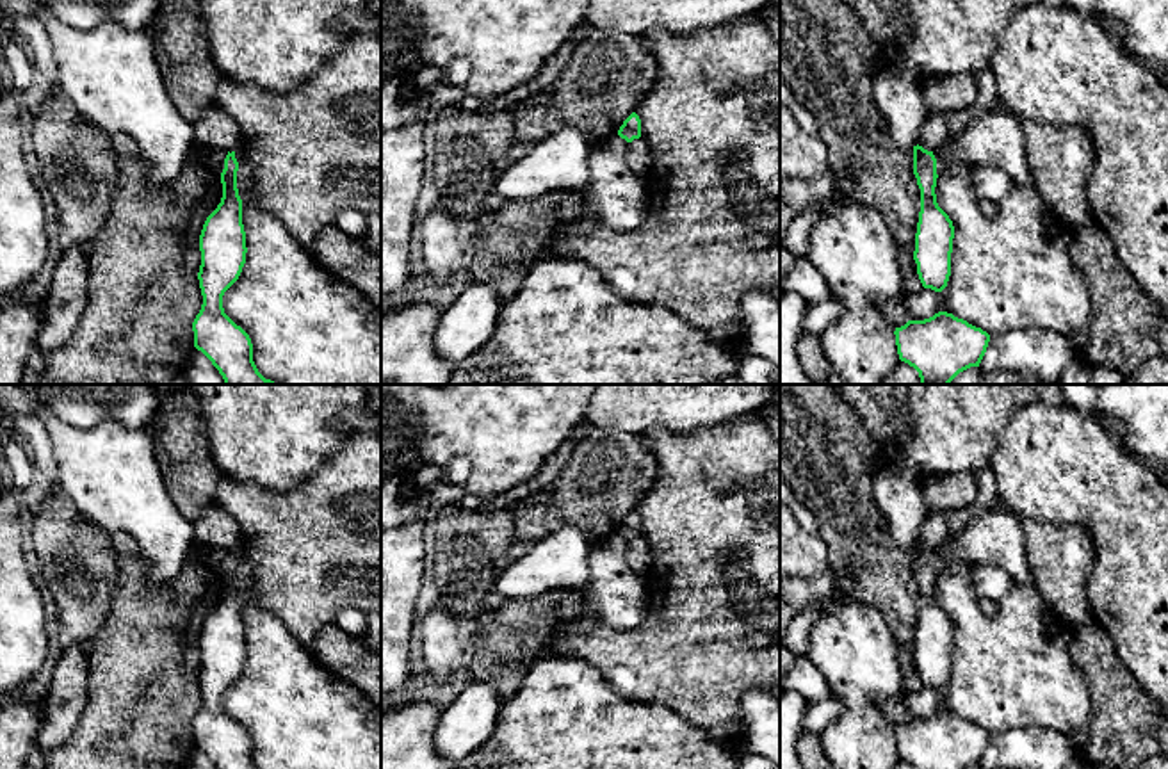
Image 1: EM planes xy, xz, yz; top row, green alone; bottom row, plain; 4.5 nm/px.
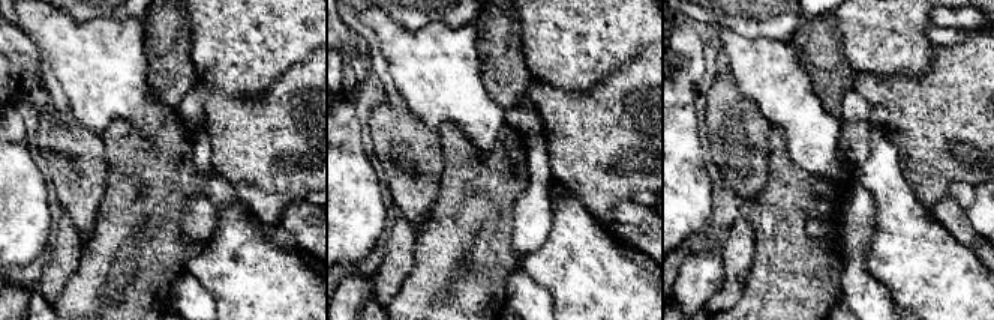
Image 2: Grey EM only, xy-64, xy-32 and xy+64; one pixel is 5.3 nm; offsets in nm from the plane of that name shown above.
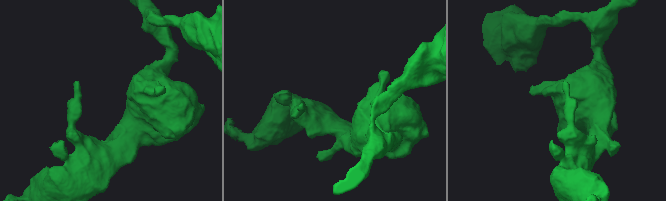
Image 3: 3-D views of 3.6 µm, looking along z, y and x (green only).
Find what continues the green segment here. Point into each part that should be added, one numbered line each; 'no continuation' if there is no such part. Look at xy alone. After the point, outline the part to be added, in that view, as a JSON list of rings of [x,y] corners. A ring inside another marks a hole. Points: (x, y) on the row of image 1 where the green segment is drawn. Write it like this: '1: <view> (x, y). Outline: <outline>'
no continuation

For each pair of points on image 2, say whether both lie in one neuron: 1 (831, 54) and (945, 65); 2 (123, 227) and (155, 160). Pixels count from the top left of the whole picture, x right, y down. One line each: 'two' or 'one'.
1: two
2: one

